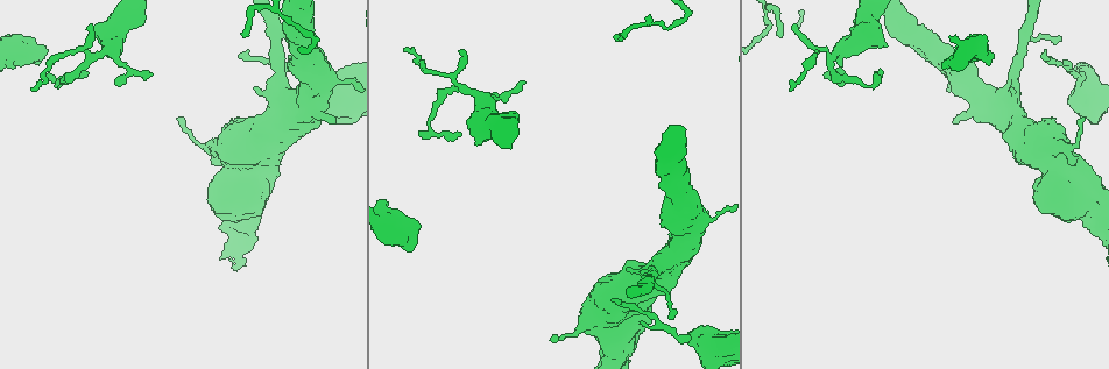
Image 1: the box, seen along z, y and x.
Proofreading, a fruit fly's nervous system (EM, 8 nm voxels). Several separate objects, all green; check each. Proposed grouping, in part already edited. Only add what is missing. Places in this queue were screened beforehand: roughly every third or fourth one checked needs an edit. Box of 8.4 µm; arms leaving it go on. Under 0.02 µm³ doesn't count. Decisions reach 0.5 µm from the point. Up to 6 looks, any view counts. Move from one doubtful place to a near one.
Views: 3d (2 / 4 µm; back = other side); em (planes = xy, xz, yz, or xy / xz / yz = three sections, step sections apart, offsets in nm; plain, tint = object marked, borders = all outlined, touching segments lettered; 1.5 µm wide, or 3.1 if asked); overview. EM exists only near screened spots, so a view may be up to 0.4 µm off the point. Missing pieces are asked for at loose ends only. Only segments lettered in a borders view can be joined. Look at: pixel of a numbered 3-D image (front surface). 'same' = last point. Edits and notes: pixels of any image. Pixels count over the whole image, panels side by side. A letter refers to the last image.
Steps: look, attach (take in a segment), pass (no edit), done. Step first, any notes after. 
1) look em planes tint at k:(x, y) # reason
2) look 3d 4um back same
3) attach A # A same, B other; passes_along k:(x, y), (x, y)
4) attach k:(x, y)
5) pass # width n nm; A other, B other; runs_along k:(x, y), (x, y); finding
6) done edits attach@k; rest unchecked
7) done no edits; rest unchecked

look em xy step 4 tint at 1:(92, 26) # thin end

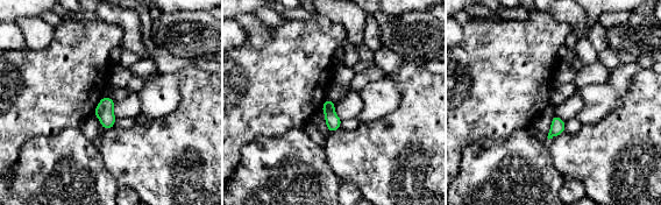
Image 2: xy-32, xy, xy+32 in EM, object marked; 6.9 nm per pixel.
look em xz step 4 borders same

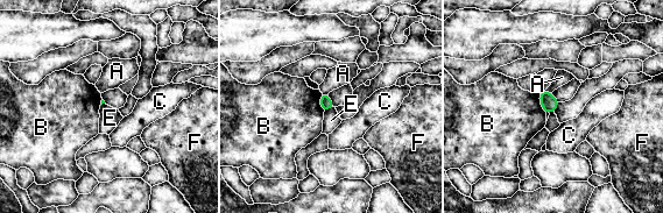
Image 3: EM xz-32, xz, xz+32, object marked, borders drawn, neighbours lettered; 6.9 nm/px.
pass # A other, B other, C other, E other, F other; border 3:(334, 106), (324, 112); no lettered segment goes on from it

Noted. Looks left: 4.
look em planes tint at 1:(824, 74) # tapers out

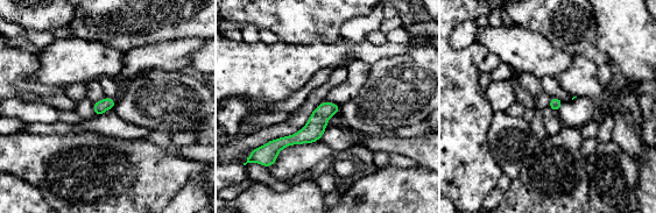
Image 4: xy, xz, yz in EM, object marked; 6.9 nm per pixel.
look em planes borders same # what lies round it

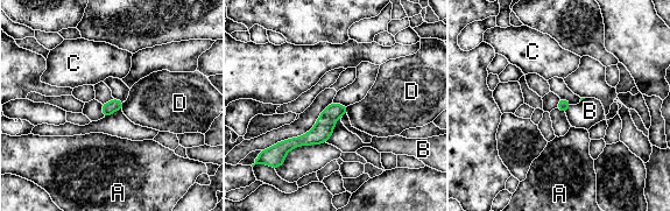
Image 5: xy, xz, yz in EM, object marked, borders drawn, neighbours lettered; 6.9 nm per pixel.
pass # A other, B other, C other, D other; border 5:(341, 115), (332, 134), (325, 141); none of them fits

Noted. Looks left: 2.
look em yz step 8 tint at 1:(955, 122)

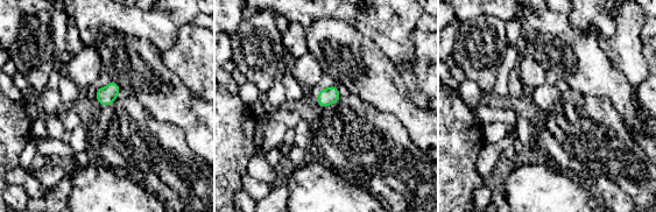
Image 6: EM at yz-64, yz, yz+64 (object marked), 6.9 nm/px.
look em planes borders same # cut it another way

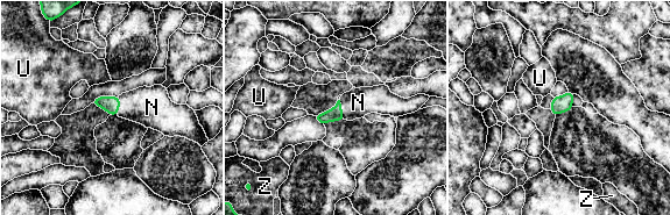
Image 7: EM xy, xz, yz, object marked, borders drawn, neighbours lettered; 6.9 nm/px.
attach N # longest_contact N 150 nm; N same, U other, Z other; passes_along 7:(334, 114), (341, 109), (358, 102); the neuron continues

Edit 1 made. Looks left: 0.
done edits attach@7; rest unchecked

